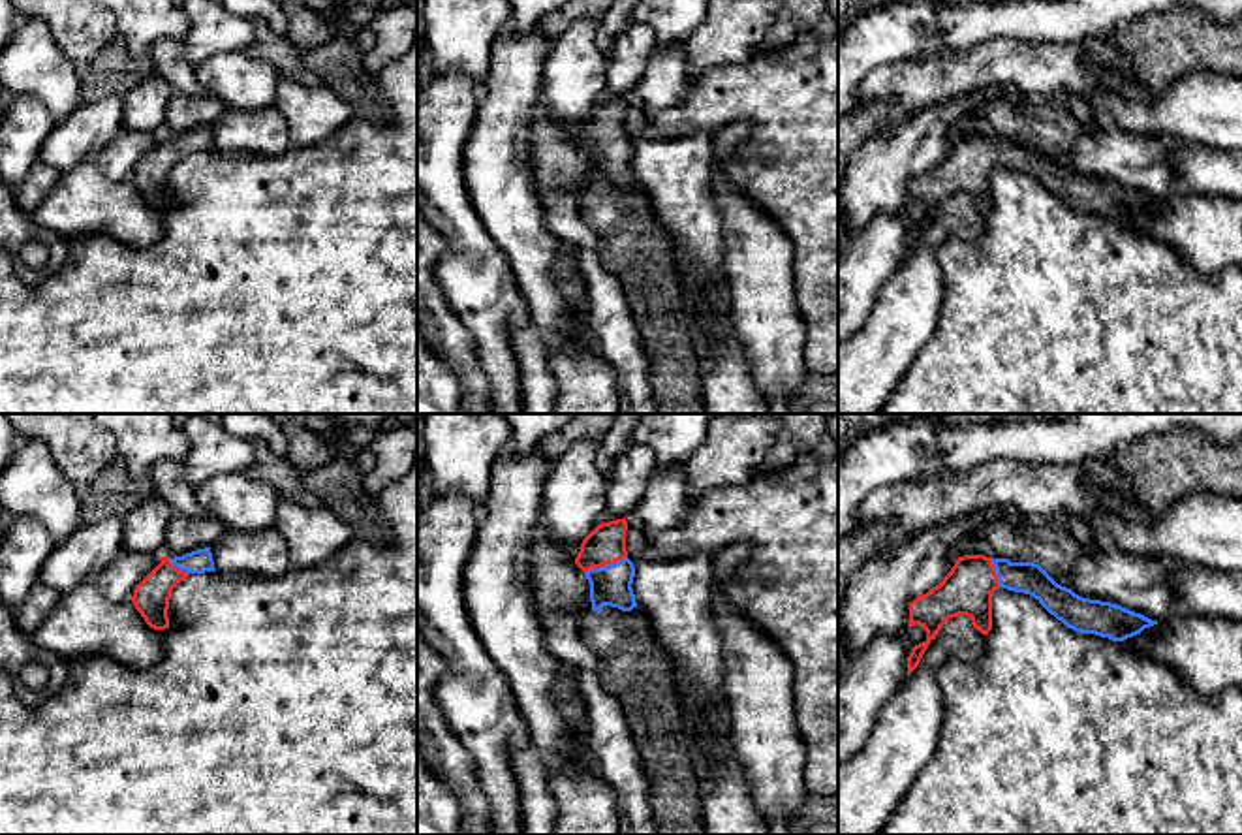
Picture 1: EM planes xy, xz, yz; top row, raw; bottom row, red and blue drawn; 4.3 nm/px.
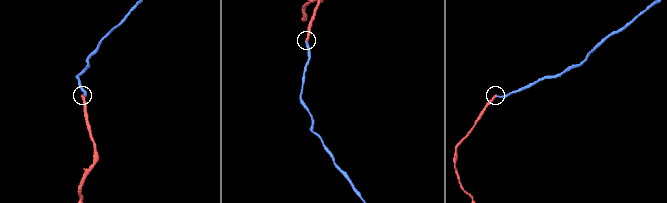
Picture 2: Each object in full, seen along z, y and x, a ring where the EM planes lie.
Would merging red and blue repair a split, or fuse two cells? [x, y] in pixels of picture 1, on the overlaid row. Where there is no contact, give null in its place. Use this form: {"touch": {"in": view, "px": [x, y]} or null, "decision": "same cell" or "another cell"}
{"touch": {"in": "xz", "px": [605, 565]}, "decision": "same cell"}

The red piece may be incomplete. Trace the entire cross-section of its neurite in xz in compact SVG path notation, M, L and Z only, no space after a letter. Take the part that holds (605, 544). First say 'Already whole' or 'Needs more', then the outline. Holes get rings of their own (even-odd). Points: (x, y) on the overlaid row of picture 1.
Needs more. M616 519L598 525L581 544L575 564L590 583L592 609L605 606L631 611L637 607L631 589L635 566L626 551L628 521Z

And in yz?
Needs more. M964 555L939 585L909 604L908 626L923 626L926 639L911 649L908 675L919 666L926 647L949 619L966 615L973 628L986 636L992 630L992 592L1000 587L1033 596L1050 615L1080 634L1124 641L1157 624L1118 604L1082 598L1058 585L1030 560L1011 562L1009 559Z

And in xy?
Needs more. M210 547L182 557L162 557L162 562L135 587L132 602L154 630L169 628L169 598L173 589L190 574L214 572Z

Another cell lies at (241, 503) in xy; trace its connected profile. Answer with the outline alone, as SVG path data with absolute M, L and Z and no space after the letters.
M237 472L207 480L195 487L195 495L209 517L227 528L254 532L274 527L276 506L286 493Z

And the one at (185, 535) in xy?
M175 513L167 527L163 557L175 559L212 547L225 530L227 527L212 517L184 517Z

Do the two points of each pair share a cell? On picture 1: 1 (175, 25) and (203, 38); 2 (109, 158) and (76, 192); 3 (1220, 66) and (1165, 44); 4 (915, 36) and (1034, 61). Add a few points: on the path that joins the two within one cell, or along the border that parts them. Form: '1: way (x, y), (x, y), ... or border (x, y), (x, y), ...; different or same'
1: border (188, 19), (188, 31), (183, 40); different
2: border (94, 160), (106, 175), (130, 179); different
3: way (1207, 53), (1197, 44), (1179, 44); same
4: border (1011, 38), (989, 38), (955, 51); different

